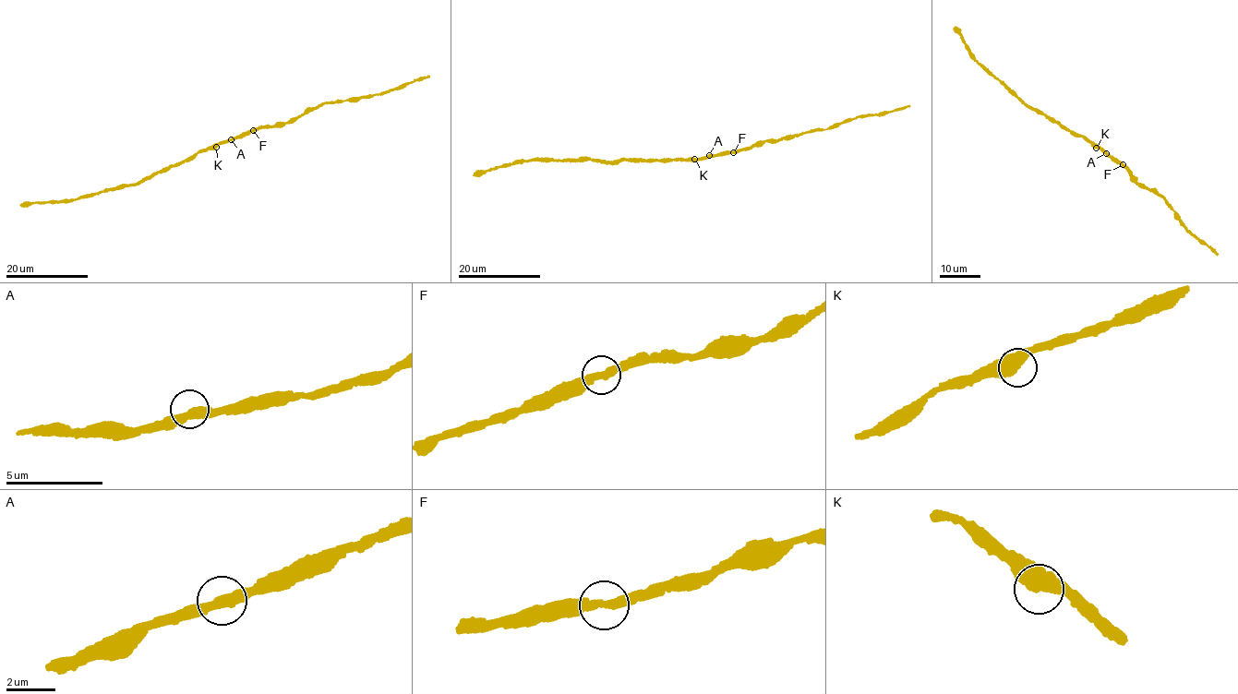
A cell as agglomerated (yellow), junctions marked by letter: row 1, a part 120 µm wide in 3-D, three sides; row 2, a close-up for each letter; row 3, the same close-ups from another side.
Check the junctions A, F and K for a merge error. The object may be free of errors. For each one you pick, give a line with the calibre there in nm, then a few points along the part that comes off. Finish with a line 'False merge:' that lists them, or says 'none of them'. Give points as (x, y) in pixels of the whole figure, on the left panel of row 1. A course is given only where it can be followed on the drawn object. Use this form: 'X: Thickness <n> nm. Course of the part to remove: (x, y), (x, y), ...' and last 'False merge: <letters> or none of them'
False merge: none of them

